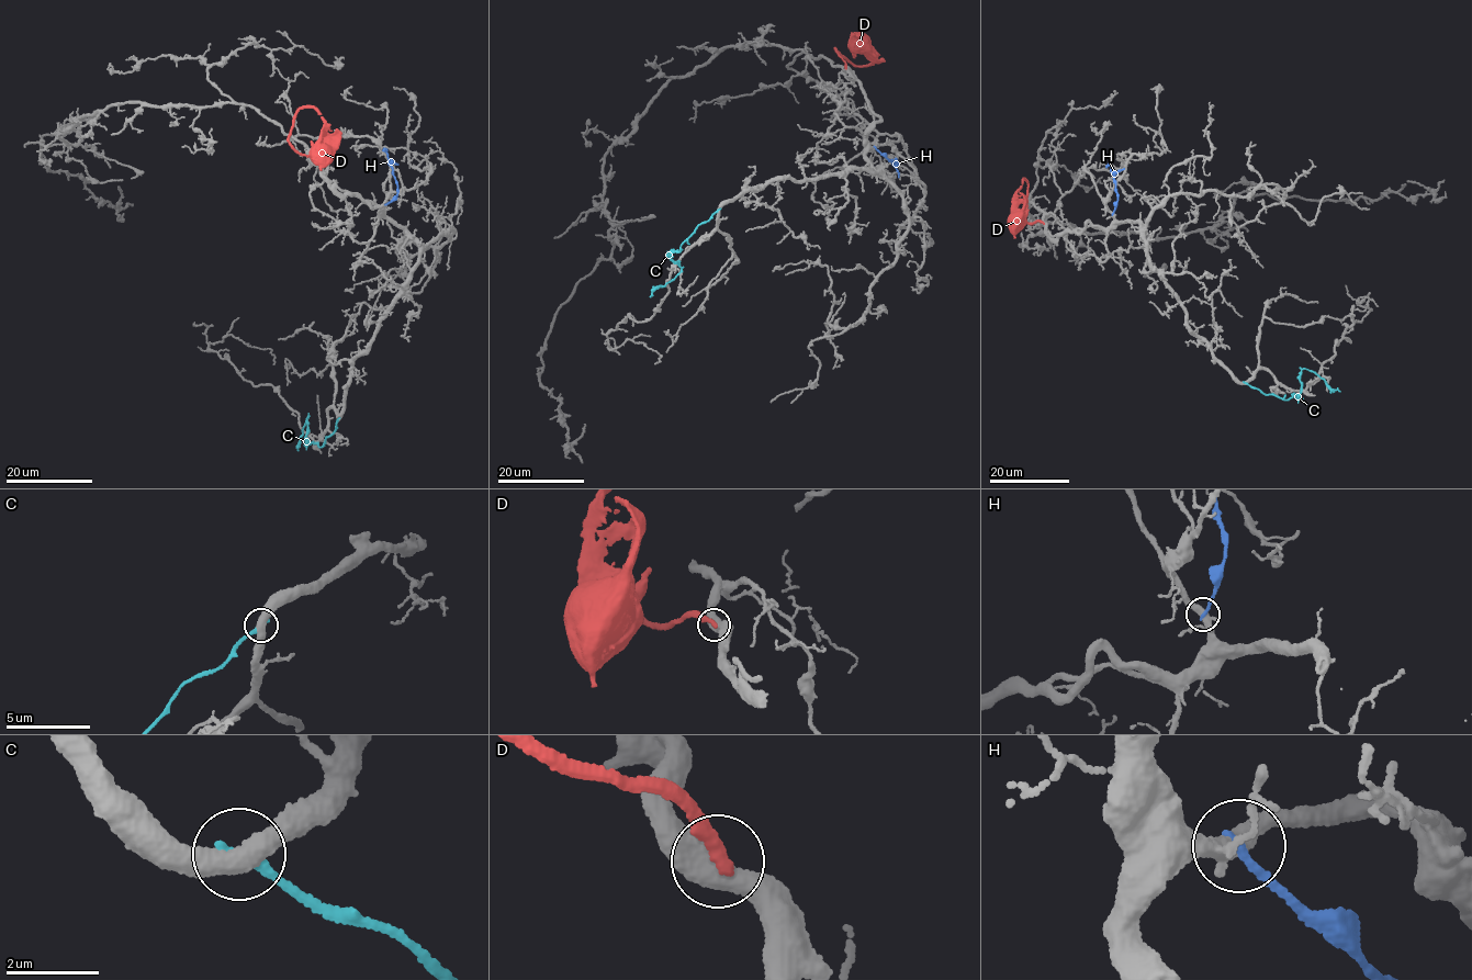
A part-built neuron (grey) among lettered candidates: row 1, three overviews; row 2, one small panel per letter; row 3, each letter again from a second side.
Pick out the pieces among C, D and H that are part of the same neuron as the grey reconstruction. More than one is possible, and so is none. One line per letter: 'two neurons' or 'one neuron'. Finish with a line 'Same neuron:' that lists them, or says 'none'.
C: two neurons
D: one neuron
H: two neurons
Same neuron: D

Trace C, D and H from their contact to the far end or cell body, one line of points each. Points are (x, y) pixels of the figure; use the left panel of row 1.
C: (338, 419), (334, 432), (319, 447), (305, 439), (307, 416), (298, 450)
D: (315, 162), (289, 141), (294, 113), (313, 106), (321, 113), (324, 123), (322, 169)
H: (385, 203), (397, 195), (397, 187), (388, 153), (382, 149)

